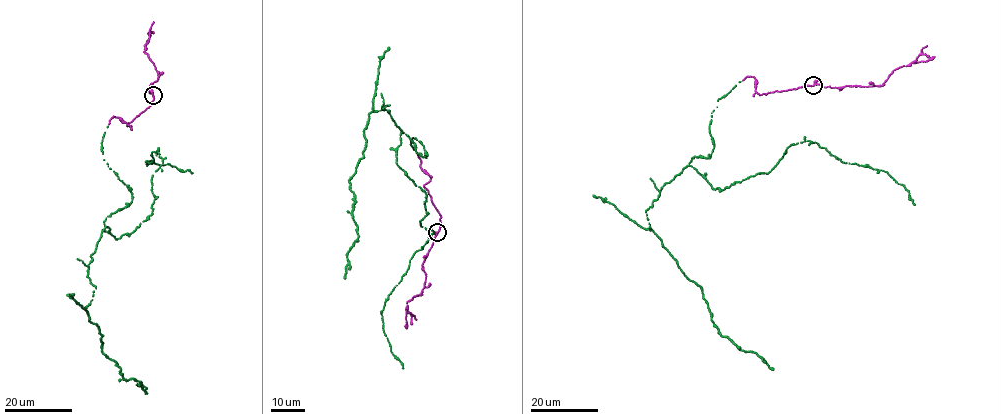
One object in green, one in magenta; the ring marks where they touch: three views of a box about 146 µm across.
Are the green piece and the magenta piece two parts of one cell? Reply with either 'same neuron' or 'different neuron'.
same neuron

